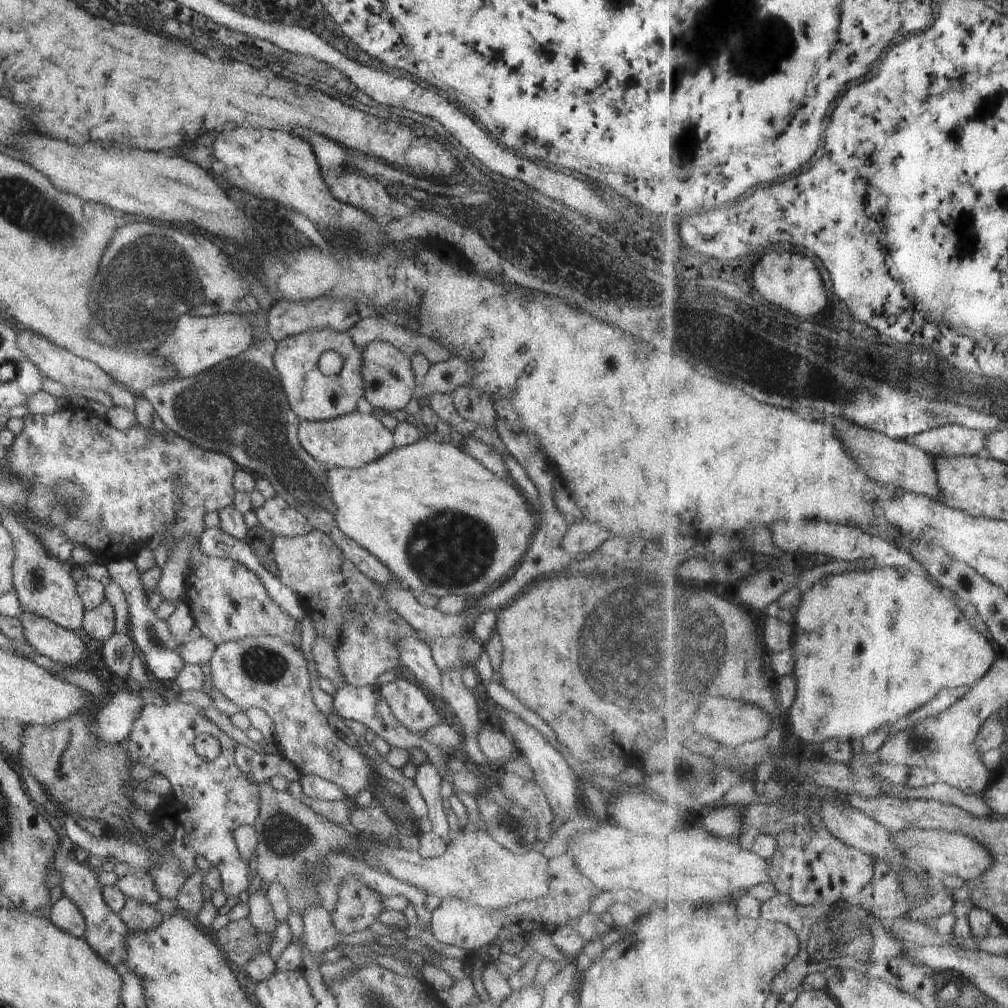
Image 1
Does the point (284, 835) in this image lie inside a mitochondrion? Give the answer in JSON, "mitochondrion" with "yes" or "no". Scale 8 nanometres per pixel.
{"mitochondrion":"yes"}

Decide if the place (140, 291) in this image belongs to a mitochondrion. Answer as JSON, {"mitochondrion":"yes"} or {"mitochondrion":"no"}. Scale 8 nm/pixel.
{"mitochondrion":"yes"}

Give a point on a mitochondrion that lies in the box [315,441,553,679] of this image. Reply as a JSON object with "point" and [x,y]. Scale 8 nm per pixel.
{"point":[449,550]}

